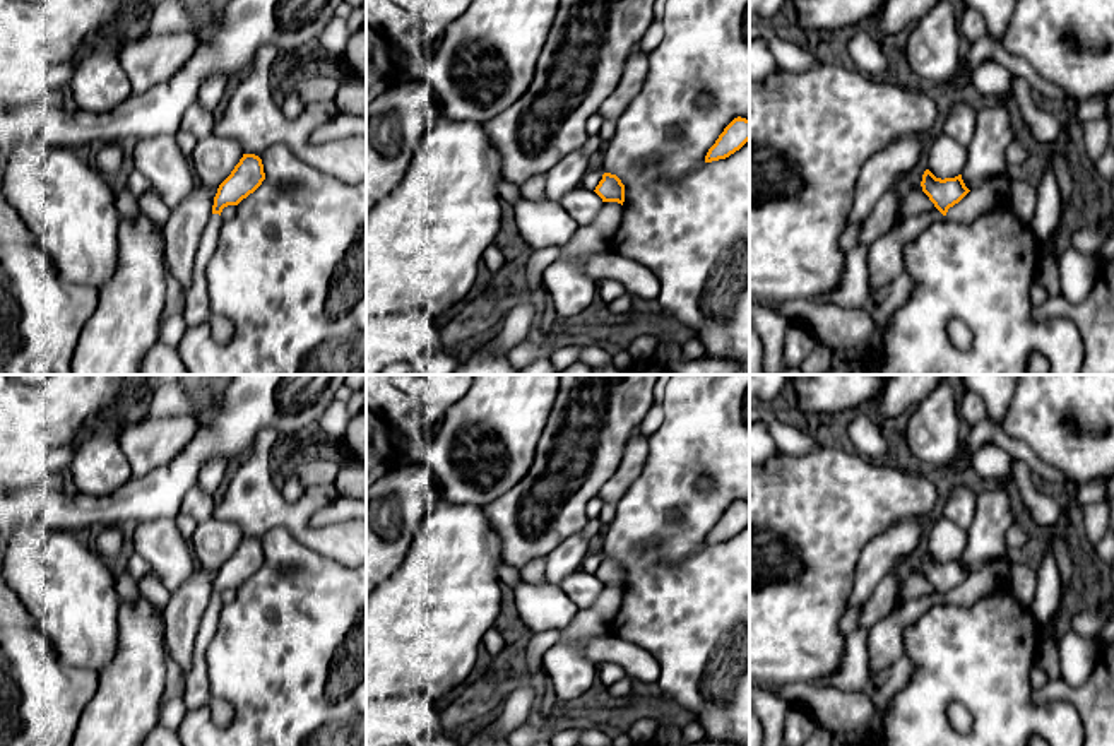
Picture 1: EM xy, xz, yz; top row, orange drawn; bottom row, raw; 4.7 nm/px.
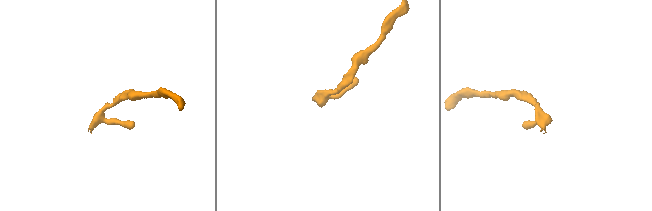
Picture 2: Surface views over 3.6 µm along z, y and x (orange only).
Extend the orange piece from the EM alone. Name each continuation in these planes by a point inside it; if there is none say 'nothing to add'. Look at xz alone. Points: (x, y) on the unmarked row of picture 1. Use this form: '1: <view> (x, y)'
nothing to add

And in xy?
1: xy (197, 690)

